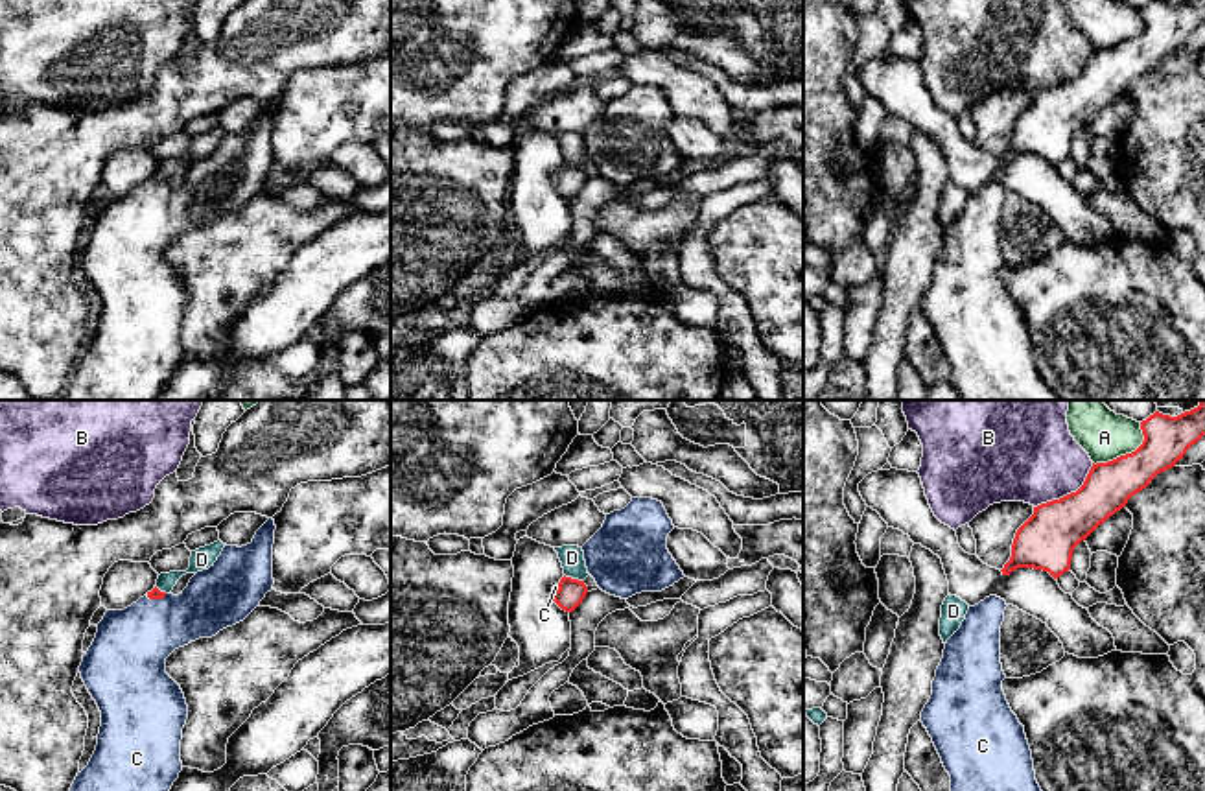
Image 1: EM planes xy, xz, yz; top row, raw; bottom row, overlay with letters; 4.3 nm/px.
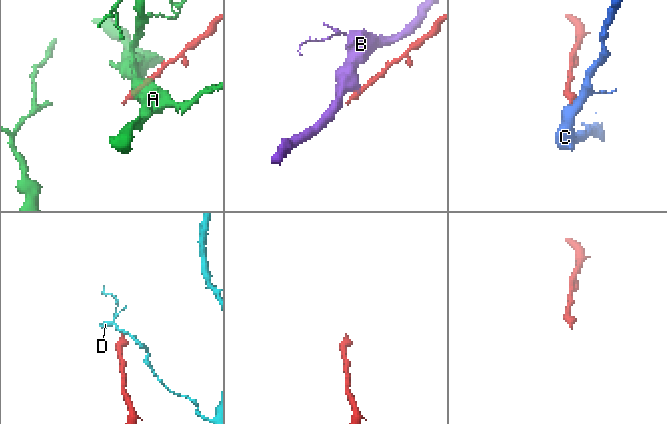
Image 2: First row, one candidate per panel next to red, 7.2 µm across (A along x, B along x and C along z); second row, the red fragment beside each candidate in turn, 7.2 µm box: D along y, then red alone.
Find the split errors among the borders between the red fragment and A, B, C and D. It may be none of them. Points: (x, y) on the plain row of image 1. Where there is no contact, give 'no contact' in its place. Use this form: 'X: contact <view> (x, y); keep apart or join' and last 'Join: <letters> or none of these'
A: contact yz (1126, 41); keep apart
B: contact yz (1067, 82); keep apart
C: contact xy (155, 185); join
D: contact xz (573, 166); keep apart
Join: C

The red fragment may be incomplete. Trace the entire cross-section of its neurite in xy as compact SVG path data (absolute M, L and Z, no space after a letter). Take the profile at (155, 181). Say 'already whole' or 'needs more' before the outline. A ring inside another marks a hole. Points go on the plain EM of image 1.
needs more; M269 105L247 133L223 135L217 148L197 159L179 181L160 179L157 173L123 197L107 197L98 219L83 242L81 266L101 299L96 337L88 352L77 360L59 400L157 400L173 369L182 358L181 326L188 306L188 291L181 273L166 260L166 245L179 234L199 225L212 225L219 218L243 208L267 179L273 177L275 107Z

